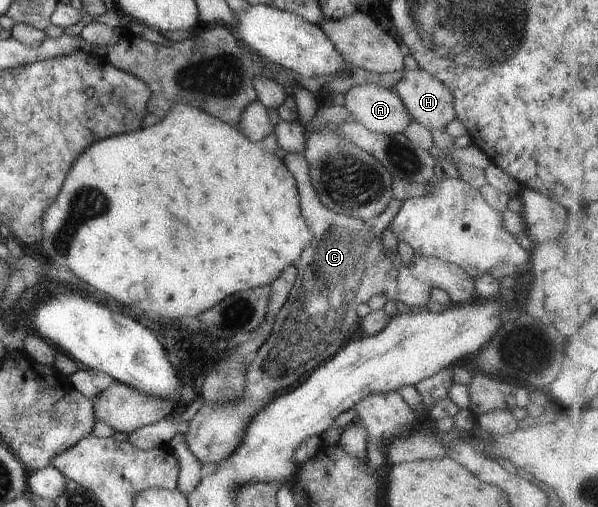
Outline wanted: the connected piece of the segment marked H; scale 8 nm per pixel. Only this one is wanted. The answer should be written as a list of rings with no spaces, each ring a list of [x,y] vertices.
[[[403,69],[403,75],[392,86],[414,123],[429,131],[444,130],[456,113],[452,93],[434,76],[423,70]]]

